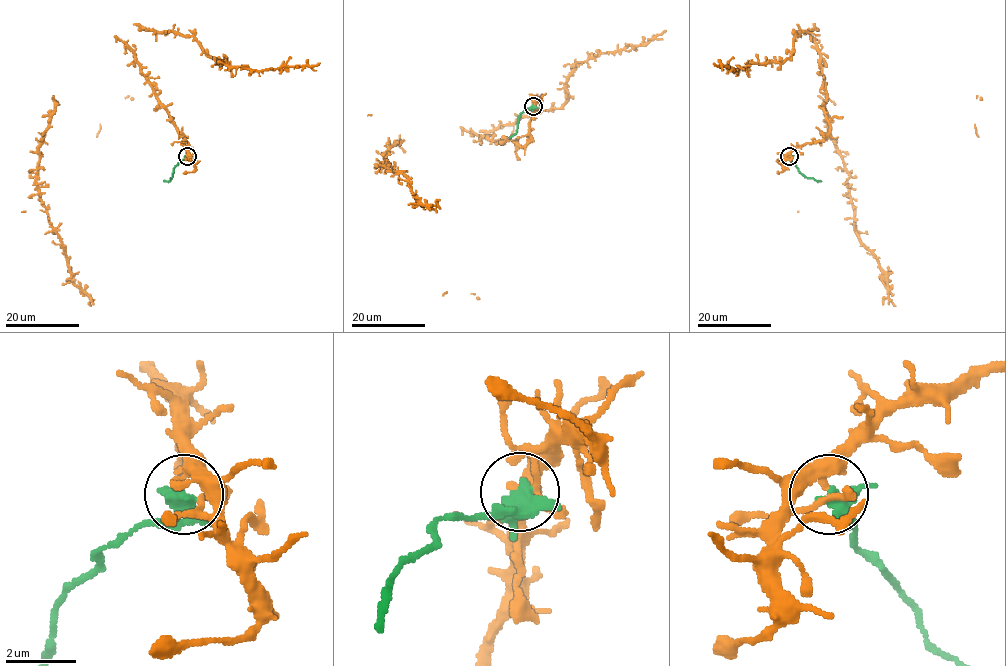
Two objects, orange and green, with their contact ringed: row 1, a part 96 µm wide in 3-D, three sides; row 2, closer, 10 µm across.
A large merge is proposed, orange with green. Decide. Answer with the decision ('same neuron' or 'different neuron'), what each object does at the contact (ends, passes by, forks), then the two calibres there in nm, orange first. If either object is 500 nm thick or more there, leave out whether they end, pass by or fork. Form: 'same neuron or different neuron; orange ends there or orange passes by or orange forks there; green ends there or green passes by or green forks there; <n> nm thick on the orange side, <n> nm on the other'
different neuron; orange passes by; green forks there; 260 nm thick on the orange side, 240 nm on the other

